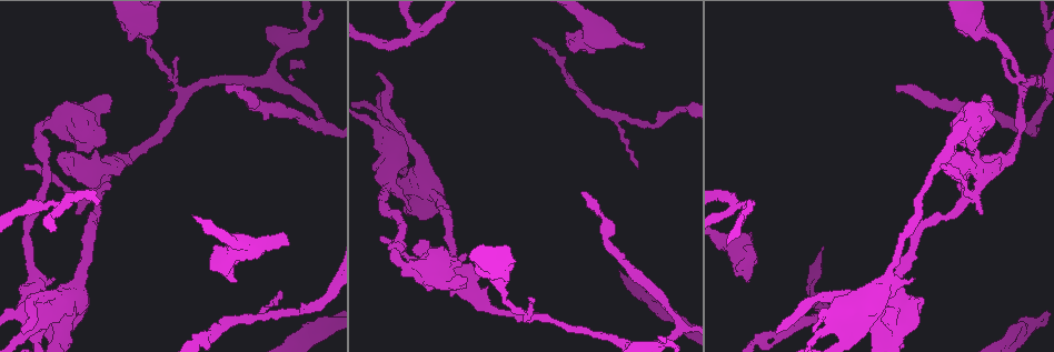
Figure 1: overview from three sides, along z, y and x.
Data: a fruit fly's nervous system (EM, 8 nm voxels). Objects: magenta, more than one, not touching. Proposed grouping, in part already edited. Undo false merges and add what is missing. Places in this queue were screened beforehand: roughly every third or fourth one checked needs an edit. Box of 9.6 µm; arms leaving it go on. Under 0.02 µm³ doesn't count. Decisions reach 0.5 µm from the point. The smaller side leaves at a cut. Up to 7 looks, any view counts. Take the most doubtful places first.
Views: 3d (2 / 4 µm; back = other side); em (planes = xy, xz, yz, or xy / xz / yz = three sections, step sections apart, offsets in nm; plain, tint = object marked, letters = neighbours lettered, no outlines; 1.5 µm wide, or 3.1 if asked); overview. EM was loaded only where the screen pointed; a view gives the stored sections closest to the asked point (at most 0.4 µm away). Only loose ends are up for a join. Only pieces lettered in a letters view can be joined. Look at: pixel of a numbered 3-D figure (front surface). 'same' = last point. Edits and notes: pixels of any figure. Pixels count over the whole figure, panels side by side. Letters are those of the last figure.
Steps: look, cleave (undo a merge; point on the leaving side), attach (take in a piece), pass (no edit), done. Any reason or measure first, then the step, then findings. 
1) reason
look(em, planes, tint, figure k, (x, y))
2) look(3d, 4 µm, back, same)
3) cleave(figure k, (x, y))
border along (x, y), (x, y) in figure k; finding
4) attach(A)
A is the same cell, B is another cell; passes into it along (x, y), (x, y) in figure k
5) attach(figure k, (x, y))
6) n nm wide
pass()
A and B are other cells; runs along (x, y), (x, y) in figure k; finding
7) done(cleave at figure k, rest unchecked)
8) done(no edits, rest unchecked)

free end
look(3d, 2 µm, figure 1, (642, 43))

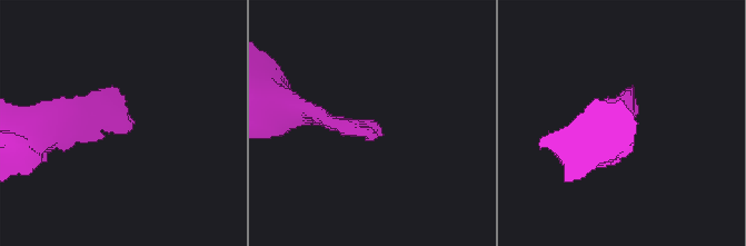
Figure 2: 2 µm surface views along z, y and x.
look(em, planes, letters, figure 2, (372, 121))

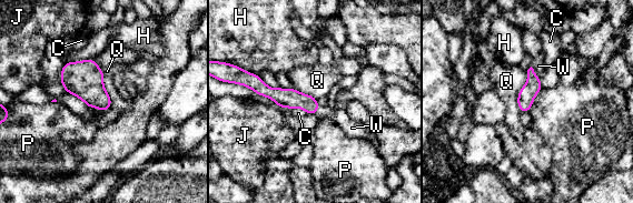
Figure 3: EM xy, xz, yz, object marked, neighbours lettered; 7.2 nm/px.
120 nm wide
attach(W)
W is the same cell, C, H, J, P and Q are other cells; passes into it along (533, 85), (534, 72), (538, 61) in figure 3; it goes on there

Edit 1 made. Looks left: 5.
a fork
look(em, xy, step 4, plain, figure 1, (672, 319))

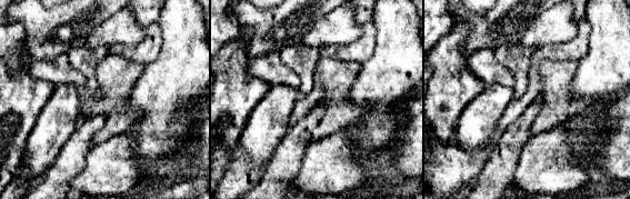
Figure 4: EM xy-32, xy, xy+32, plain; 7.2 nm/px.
look(em, xy, step 4, letters, same)

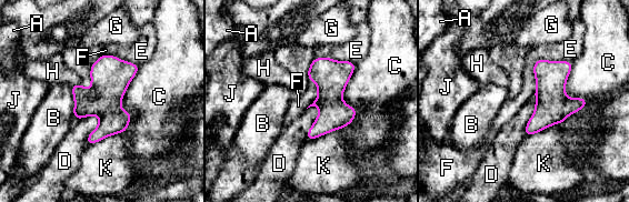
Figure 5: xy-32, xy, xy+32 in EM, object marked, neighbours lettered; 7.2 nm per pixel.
pass()
A, B, C, D, E, F, G, H, J and K are other cells; border along (69, 87), (73, 99), (73, 117) in figure 5; one neuron here

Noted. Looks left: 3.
look(em, yz, step 8, plain, figure 1, (963, 182))

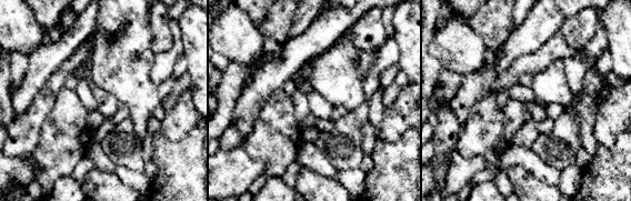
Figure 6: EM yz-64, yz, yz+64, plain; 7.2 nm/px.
what lies round it
look(em, yz, step 8, letters, same)

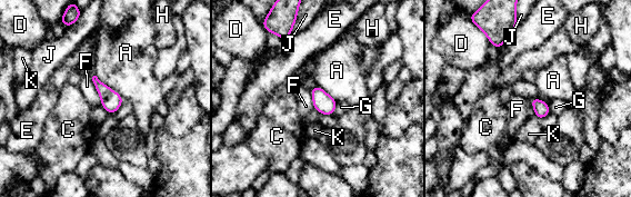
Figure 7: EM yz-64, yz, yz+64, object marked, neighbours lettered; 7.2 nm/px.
A touches over 260 nm
pass()
A, C, D, E, F, G, H, J and K are other cells; border along (91, 77), (101, 102) in figure 7; continuous, no second neuron

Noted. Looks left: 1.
done(attach at figure 3, rest unchecked)

